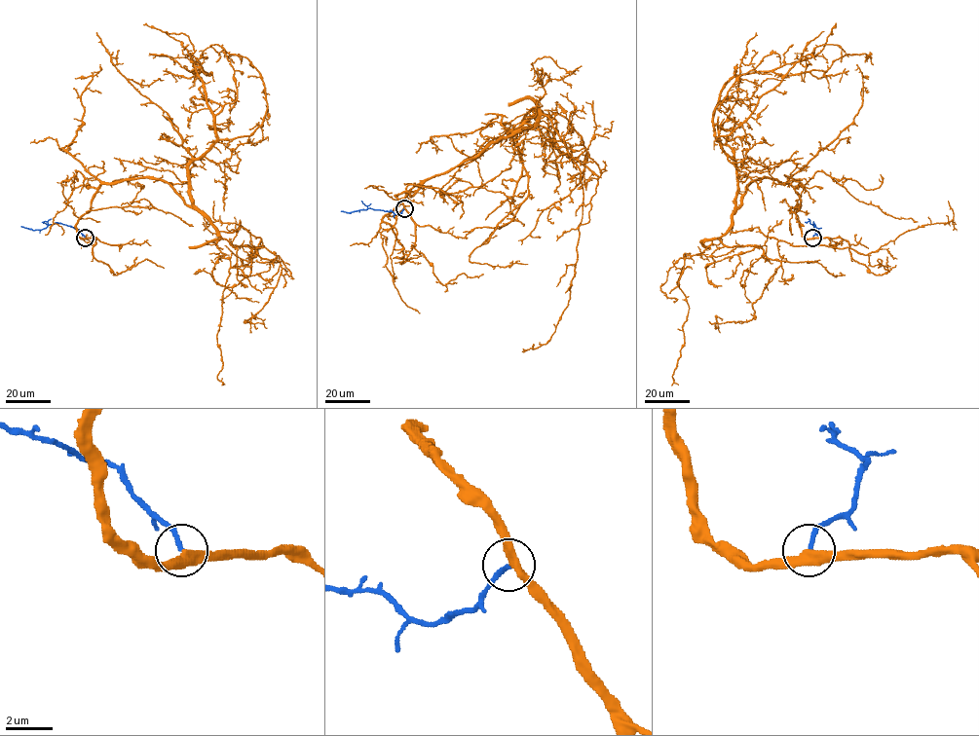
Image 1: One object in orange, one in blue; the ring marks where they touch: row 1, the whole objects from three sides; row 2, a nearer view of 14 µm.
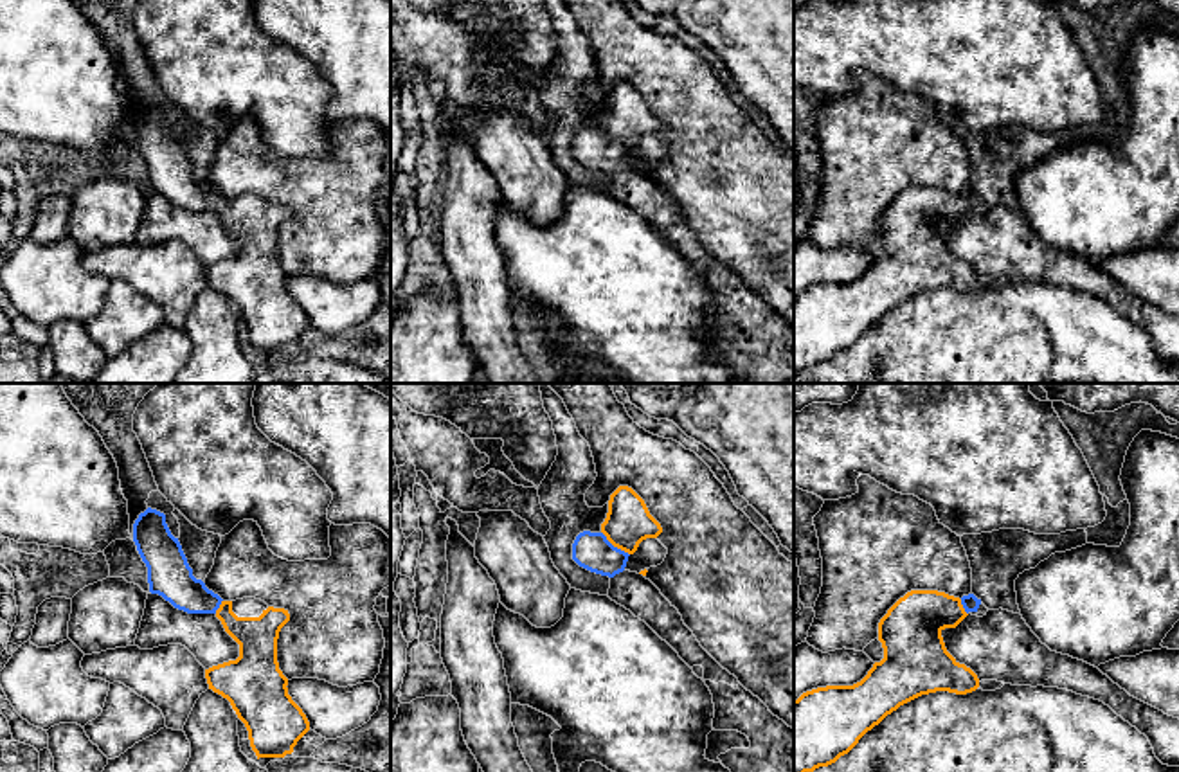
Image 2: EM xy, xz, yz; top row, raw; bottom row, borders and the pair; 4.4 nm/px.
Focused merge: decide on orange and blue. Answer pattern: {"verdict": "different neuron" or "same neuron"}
{"verdict": "same neuron"}

